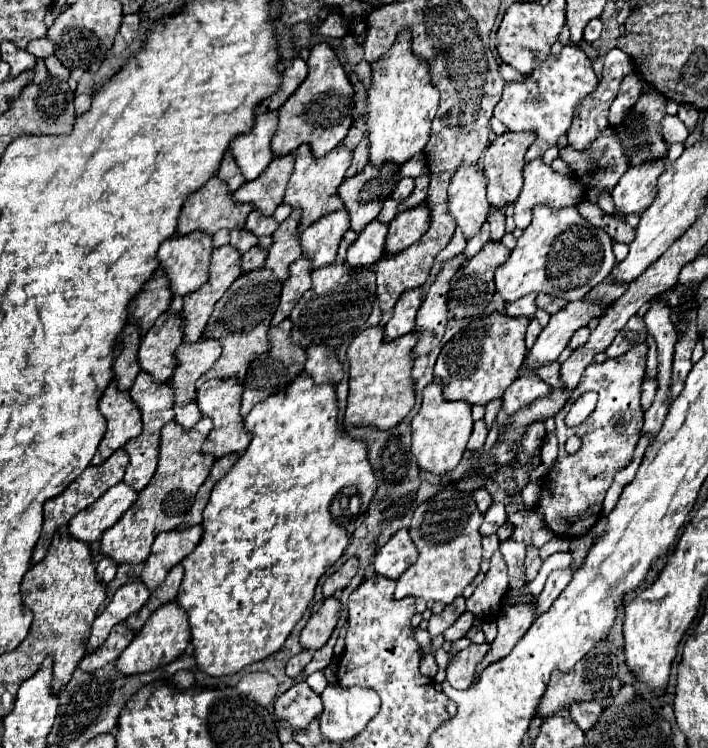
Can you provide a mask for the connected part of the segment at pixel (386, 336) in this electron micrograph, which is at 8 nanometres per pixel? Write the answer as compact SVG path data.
M417 288L411 292L403 292L403 296L399 296L393 308L393 316L383 326L383 342L391 342L411 332L411 328L415 326L415 312L419 310L419 304L421 294Z

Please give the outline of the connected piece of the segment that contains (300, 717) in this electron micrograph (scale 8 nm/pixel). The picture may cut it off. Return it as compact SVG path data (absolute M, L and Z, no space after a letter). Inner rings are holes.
M305 680L293 684L275 700L275 716L279 718L279 722L289 724L293 730L307 728L307 724L321 712L323 712L321 696L313 692Z

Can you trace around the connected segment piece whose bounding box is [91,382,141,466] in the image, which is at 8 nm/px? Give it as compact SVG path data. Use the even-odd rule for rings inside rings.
M111 382L103 392L103 396L99 398L99 412L107 420L107 432L97 448L97 454L91 460L91 466L99 466L127 440L141 434L139 410L131 402L129 392L119 392L115 388L115 382Z

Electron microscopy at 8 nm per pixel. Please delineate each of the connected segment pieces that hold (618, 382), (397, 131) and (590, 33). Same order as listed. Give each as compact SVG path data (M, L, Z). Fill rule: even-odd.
M643 342L633 346L631 352L619 358L607 358L603 364L589 364L581 376L579 386L573 390L567 404L555 416L559 458L543 478L543 490L539 496L537 510L543 514L547 528L553 530L557 536L581 536L585 534L585 530L589 530L595 524L603 508L605 492L613 482L613 474L619 468L623 468L623 464L629 464L633 456L633 448L643 428L643 410L639 406L639 398L641 398L641 384L645 376L647 353L647 342ZM583 392L597 392L599 402L585 422L567 428L565 416L571 404ZM571 434L577 434L583 440L579 452L575 454L567 454L563 448L565 440Z
M399 34L391 50L371 64L371 72L373 86L369 88L367 114L363 116L367 128L365 138L369 142L369 164L375 168L383 168L387 162L401 166L423 152L429 140L431 120L439 106L439 92L431 84L425 60L413 56L411 38L407 34Z
M593 18L593 20L585 26L583 40L589 42L589 44L593 44L593 42L599 40L599 36L601 36L601 20L599 20L599 18Z

